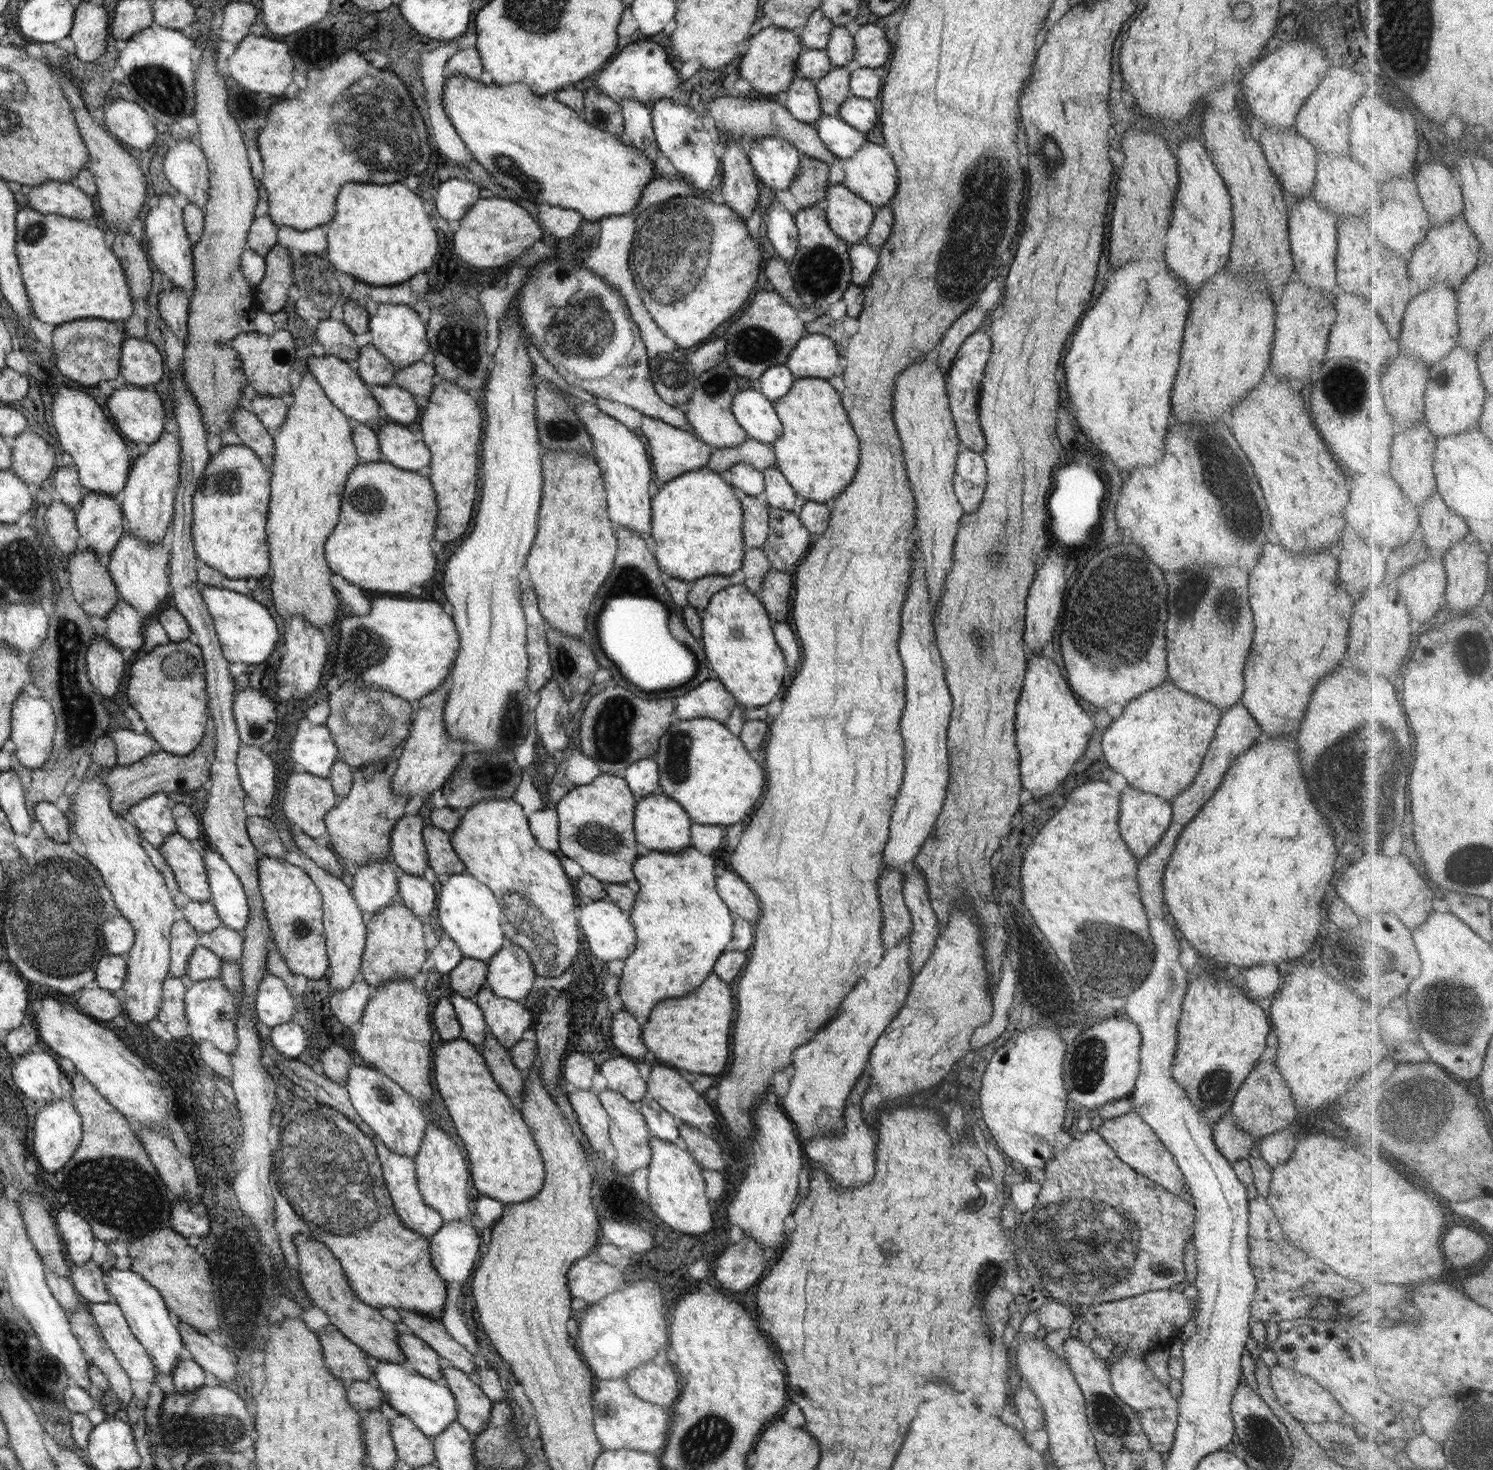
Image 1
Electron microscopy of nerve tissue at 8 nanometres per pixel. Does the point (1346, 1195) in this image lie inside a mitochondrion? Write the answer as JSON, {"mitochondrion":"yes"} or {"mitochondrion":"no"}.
{"mitochondrion":"no"}

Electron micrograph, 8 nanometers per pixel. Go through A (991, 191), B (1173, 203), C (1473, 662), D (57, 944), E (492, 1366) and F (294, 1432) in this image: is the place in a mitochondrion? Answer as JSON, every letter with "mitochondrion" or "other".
{"A":"mitochondrion","B":"other","C":"mitochondrion","D":"mitochondrion","E":"other","F":"other"}

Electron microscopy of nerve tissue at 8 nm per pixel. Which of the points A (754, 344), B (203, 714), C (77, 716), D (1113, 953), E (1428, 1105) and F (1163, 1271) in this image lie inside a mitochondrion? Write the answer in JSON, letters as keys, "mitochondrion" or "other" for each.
{"A":"mitochondrion","B":"other","C":"mitochondrion","D":"mitochondrion","E":"mitochondrion","F":"other"}

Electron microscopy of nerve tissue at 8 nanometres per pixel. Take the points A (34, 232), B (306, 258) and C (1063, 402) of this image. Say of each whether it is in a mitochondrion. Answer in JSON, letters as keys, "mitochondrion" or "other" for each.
{"A":"mitochondrion","B":"other","C":"other"}

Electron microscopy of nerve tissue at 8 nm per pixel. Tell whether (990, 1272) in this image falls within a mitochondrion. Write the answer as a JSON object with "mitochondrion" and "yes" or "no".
{"mitochondrion":"yes"}

